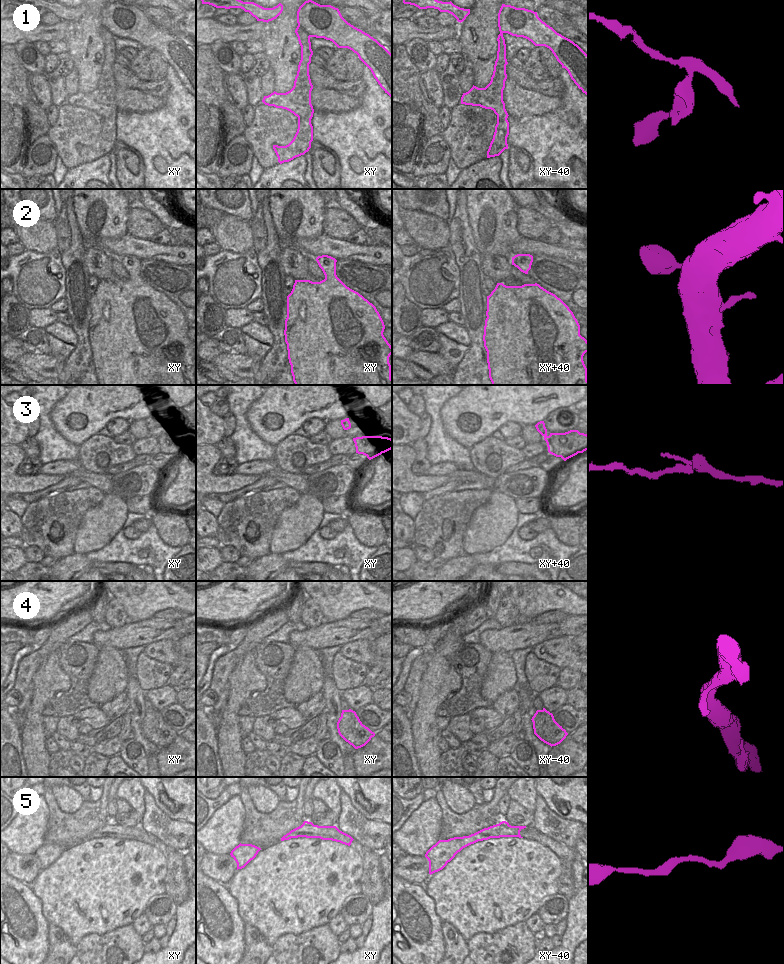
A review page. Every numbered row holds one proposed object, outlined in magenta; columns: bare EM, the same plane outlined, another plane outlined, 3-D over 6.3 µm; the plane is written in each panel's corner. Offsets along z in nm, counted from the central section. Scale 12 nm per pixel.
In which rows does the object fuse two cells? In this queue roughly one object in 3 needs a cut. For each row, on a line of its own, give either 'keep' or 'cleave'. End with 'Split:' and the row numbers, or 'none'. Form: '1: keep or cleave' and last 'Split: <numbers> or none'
1: cleave
2: keep
3: keep
4: keep
5: keep
Split: 1

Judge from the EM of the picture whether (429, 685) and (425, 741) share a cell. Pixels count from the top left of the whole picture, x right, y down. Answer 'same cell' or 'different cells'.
same cell

